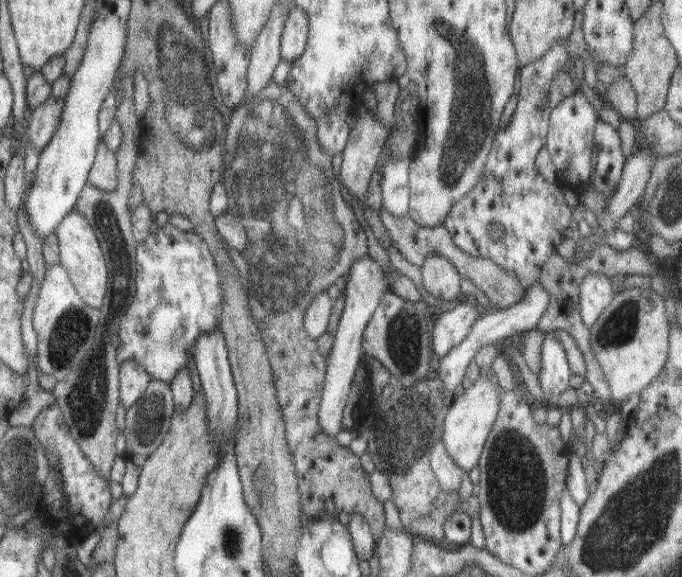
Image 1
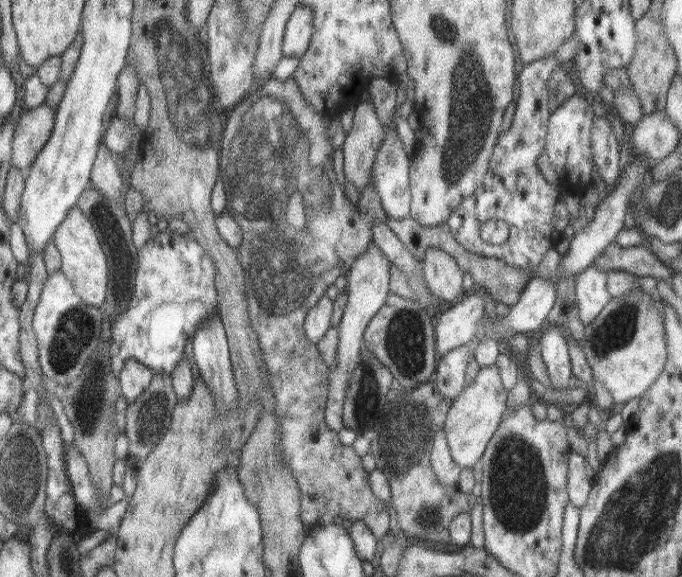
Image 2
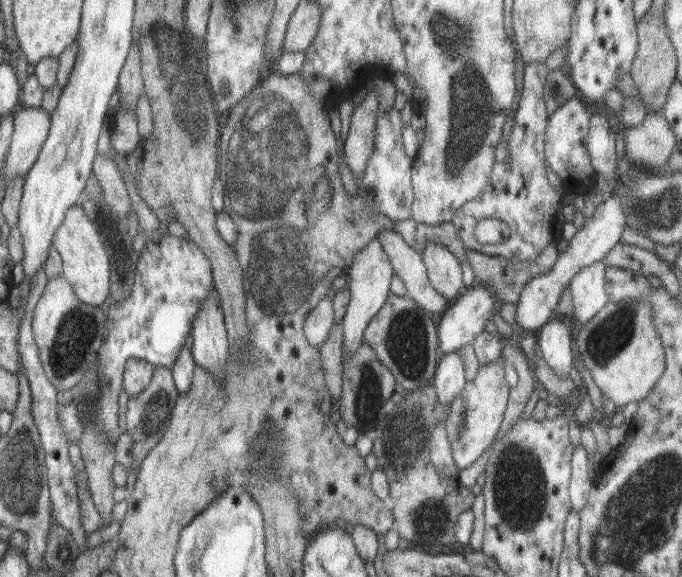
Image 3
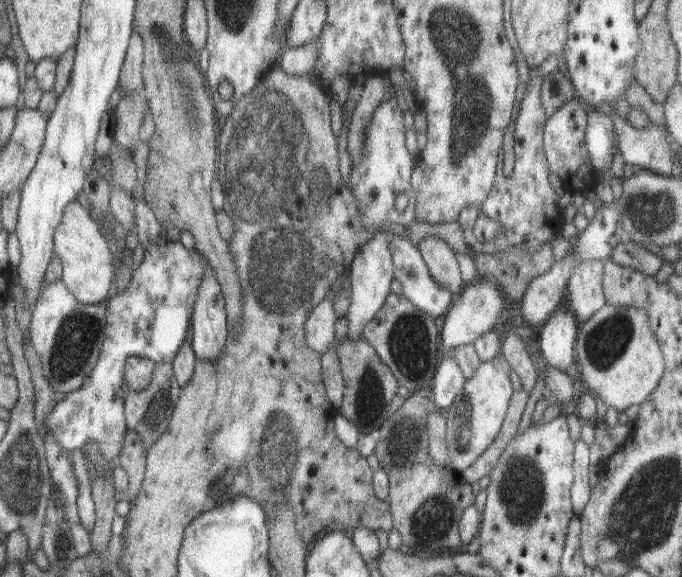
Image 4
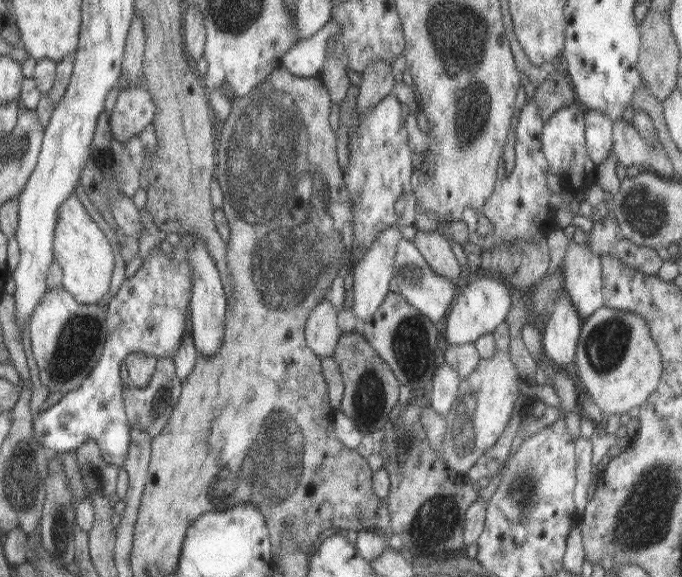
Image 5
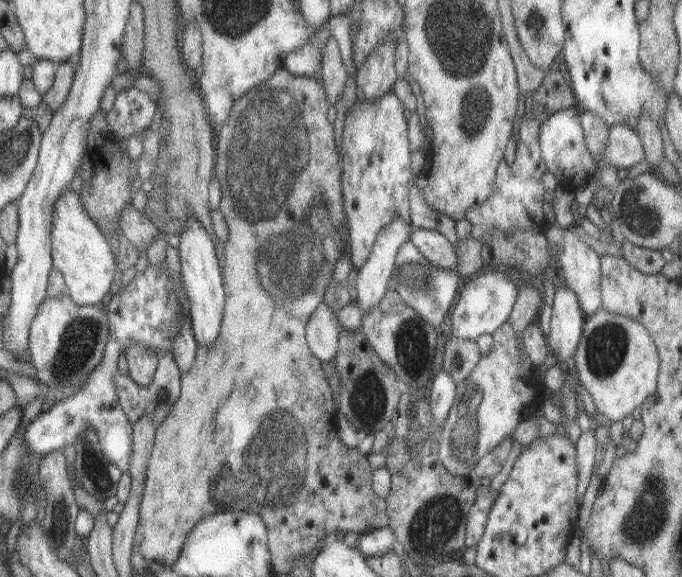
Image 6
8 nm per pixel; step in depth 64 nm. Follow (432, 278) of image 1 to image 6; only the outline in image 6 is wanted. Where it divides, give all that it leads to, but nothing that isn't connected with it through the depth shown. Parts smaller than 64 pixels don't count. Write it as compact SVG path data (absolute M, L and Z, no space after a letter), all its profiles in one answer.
M413 228L409 242L413 242L413 246L417 246L423 256L447 270L455 270L457 266L457 252L451 246L449 238L445 238L439 230L429 230L429 228Z

